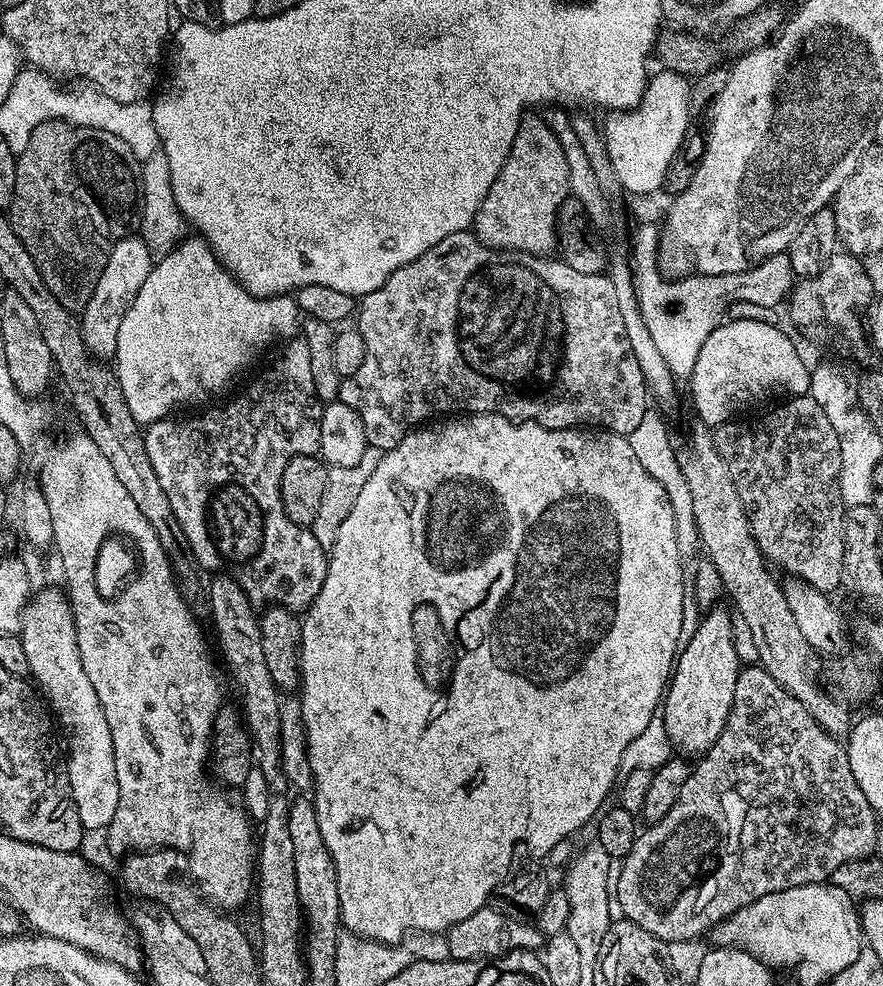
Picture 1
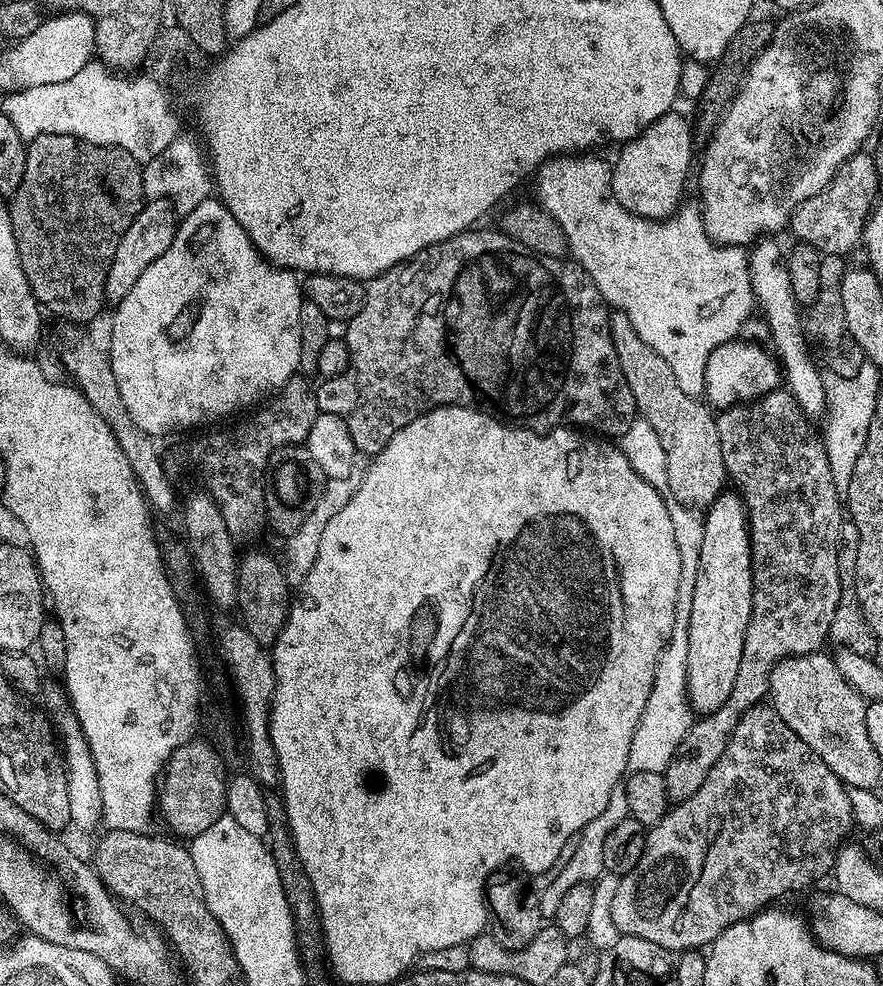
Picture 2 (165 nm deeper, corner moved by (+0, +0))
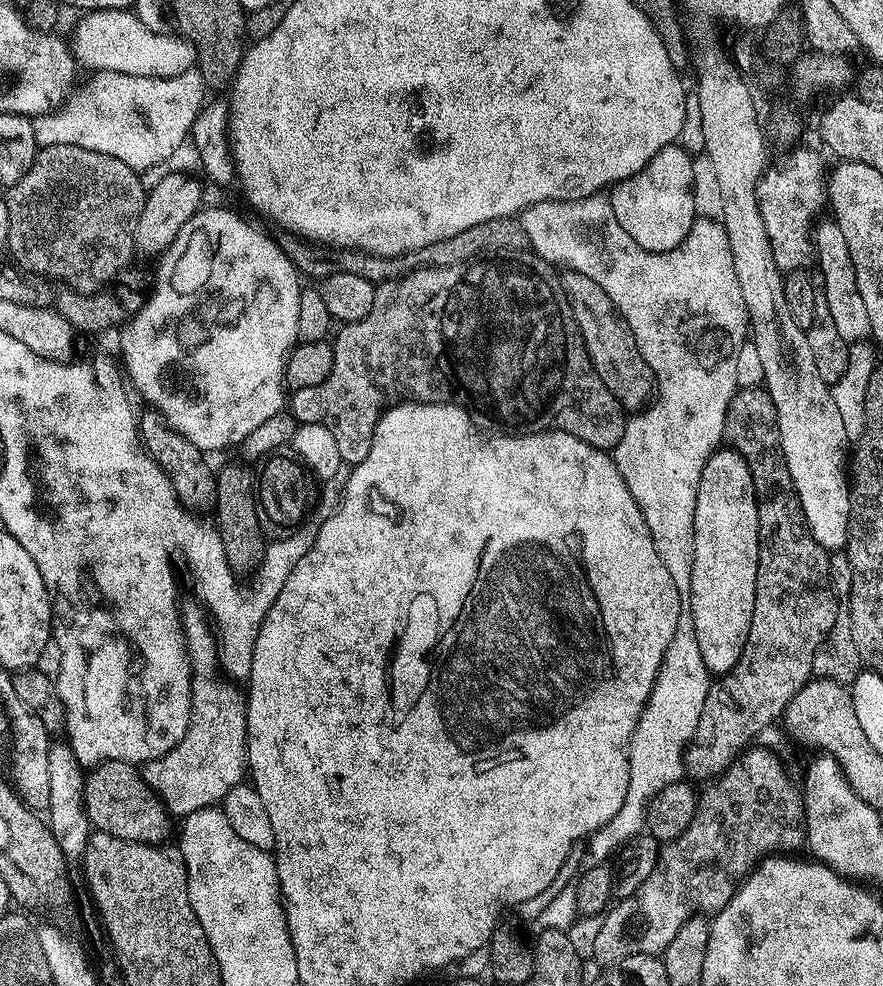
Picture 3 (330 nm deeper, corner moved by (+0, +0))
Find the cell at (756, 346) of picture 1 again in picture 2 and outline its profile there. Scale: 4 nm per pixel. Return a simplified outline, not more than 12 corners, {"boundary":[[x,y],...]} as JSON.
{"boundary":[[744,338],[706,362],[704,393],[723,410],[777,391],[777,357]]}

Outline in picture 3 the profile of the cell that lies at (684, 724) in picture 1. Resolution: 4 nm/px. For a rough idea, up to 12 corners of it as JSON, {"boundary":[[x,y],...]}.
{"boundary":[[713,452],[694,502],[690,610],[708,671],[742,658],[758,582],[754,478]]}

